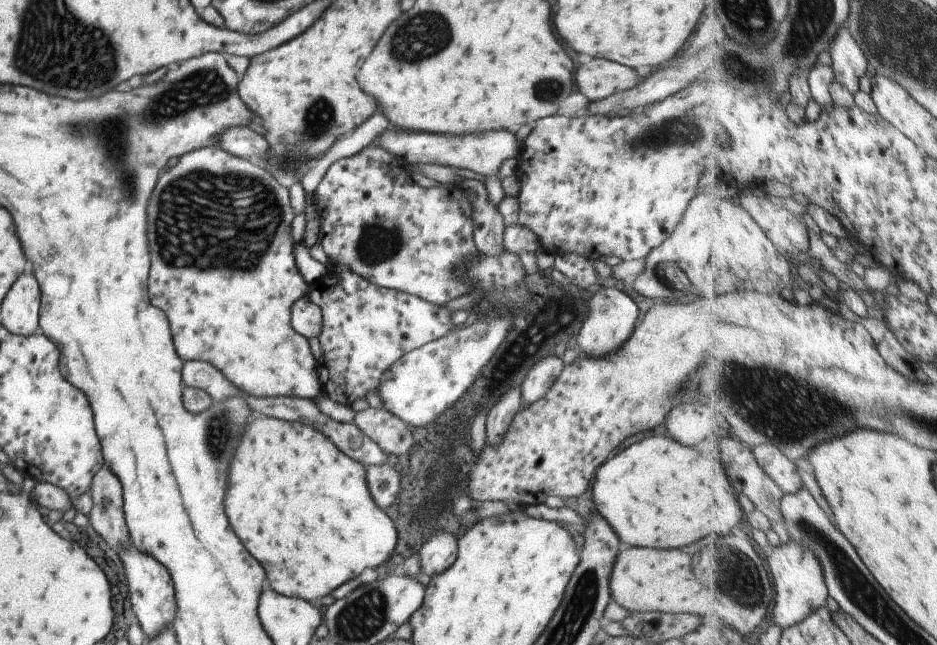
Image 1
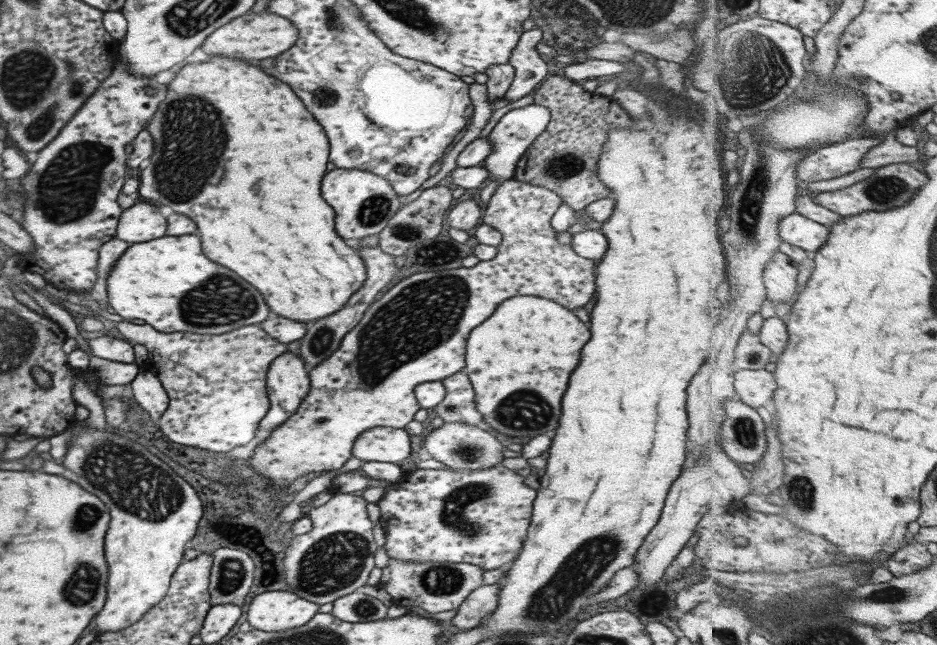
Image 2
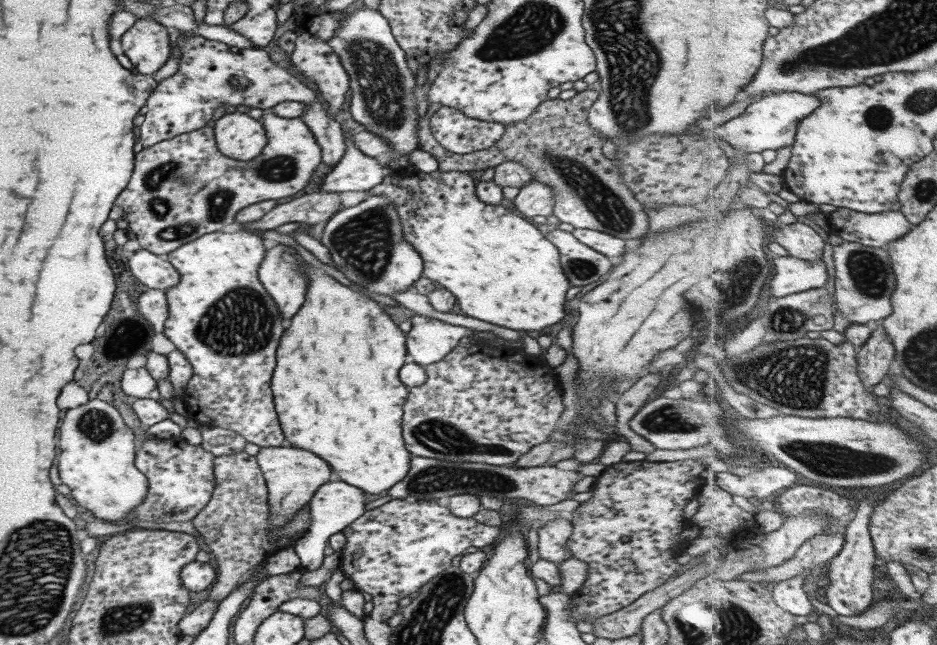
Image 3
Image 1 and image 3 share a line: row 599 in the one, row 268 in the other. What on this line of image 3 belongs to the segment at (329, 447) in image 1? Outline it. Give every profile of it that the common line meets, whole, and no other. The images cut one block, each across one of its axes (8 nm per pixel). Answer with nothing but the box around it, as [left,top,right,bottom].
[270,262,411,494]

